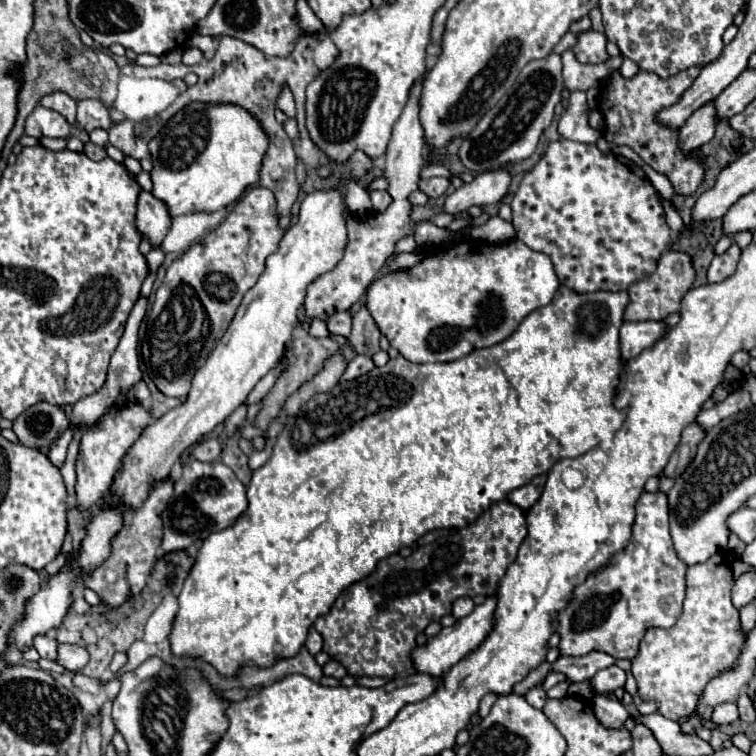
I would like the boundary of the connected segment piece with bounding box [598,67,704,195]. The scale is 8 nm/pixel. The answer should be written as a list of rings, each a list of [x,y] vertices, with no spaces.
[[[690,67],[678,73],[676,77],[662,81],[656,73],[638,71],[632,79],[624,79],[618,75],[618,71],[614,71],[612,77],[602,85],[600,101],[598,101],[598,107],[604,113],[604,121],[606,121],[606,131],[604,131],[606,141],[632,147],[654,171],[666,175],[674,185],[674,191],[682,195],[692,195],[698,189],[698,185],[704,179],[704,167],[702,163],[686,157],[680,151],[678,133],[658,125],[656,113],[662,107],[674,105],[680,99],[680,95],[694,83],[698,73],[700,67]]]

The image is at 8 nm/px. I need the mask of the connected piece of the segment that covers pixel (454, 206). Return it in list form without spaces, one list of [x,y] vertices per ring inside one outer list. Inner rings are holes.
[[[506,169],[480,173],[474,177],[472,183],[462,185],[452,195],[448,195],[442,211],[450,215],[460,215],[474,205],[484,207],[484,205],[498,203],[506,195],[508,187],[510,187],[510,175]]]

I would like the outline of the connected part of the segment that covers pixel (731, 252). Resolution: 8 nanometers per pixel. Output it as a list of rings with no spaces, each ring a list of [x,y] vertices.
[[[732,243],[726,253],[716,255],[716,257],[712,259],[710,267],[708,267],[708,281],[710,281],[710,283],[720,283],[720,281],[724,281],[726,277],[730,277],[730,275],[734,273],[736,265],[738,265],[740,253],[742,253],[742,249],[740,249],[736,243]]]

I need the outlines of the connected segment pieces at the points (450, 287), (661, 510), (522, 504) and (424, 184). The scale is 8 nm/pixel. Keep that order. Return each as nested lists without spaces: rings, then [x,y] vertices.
[[[464,239],[452,247],[426,251],[426,259],[412,269],[400,269],[374,281],[368,289],[366,307],[402,357],[412,363],[446,363],[466,357],[472,349],[492,347],[510,337],[528,313],[552,301],[558,287],[560,281],[550,257],[528,249],[520,239],[498,245]]]
[[[660,491],[642,493],[636,501],[636,521],[628,547],[578,585],[572,601],[560,613],[560,653],[580,657],[590,651],[604,651],[614,659],[634,659],[646,629],[670,627],[682,615],[684,573],[686,565],[676,557],[668,531],[668,497]]]
[[[538,475],[534,477],[530,483],[514,489],[510,495],[508,495],[508,501],[518,505],[522,511],[528,511],[536,501],[538,497],[542,495],[542,489],[544,489],[544,483],[546,483],[546,475]]]
[[[432,177],[432,179],[428,179],[428,181],[424,179],[424,181],[418,183],[420,191],[426,193],[428,197],[440,197],[440,195],[448,189],[448,185],[450,185],[450,181],[448,181],[446,177]]]

